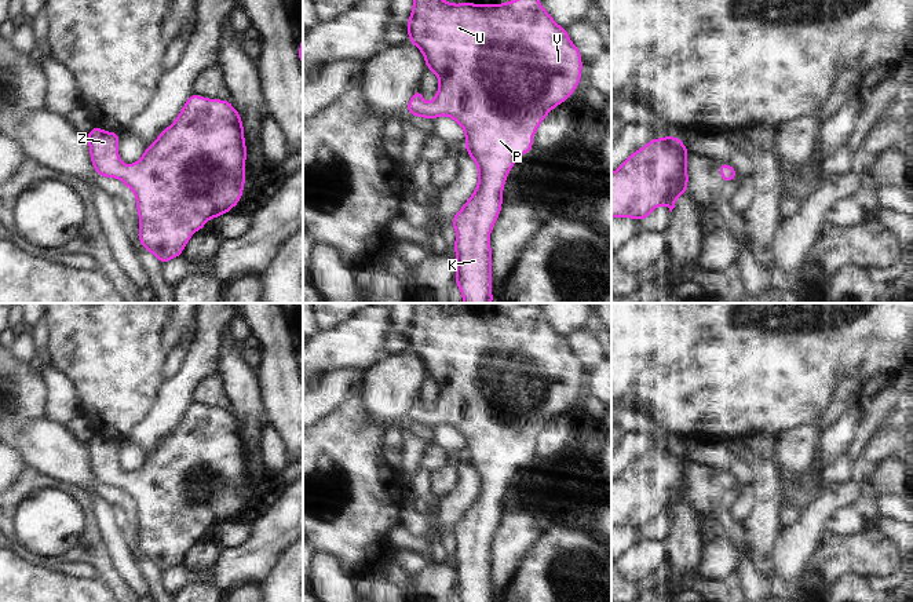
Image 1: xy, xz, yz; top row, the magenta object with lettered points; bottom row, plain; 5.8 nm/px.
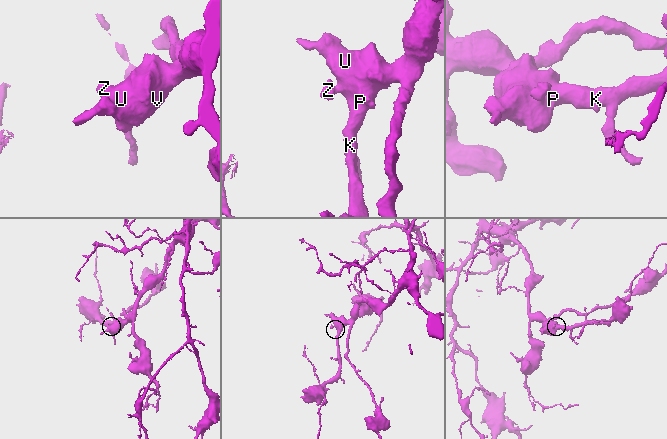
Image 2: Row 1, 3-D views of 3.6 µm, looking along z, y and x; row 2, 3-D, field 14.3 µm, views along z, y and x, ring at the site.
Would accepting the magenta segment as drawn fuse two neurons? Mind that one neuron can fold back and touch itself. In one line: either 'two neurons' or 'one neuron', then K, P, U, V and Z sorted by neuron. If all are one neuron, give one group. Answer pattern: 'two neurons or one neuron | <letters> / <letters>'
one neuron | K P U V Z

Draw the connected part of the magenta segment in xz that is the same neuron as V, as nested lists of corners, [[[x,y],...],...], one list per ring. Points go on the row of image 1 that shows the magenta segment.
[[[413,0],[406,23],[409,43],[416,45],[439,80],[431,103],[416,90],[405,109],[410,116],[434,120],[452,117],[465,134],[464,147],[478,167],[478,185],[461,209],[450,219],[456,229],[456,285],[461,289],[463,303],[492,303],[492,247],[489,236],[501,212],[503,187],[516,160],[533,147],[533,134],[540,121],[559,103],[571,96],[581,81],[581,52],[571,43],[565,28],[545,11],[540,0],[512,0],[503,4],[446,3],[445,0]]]

